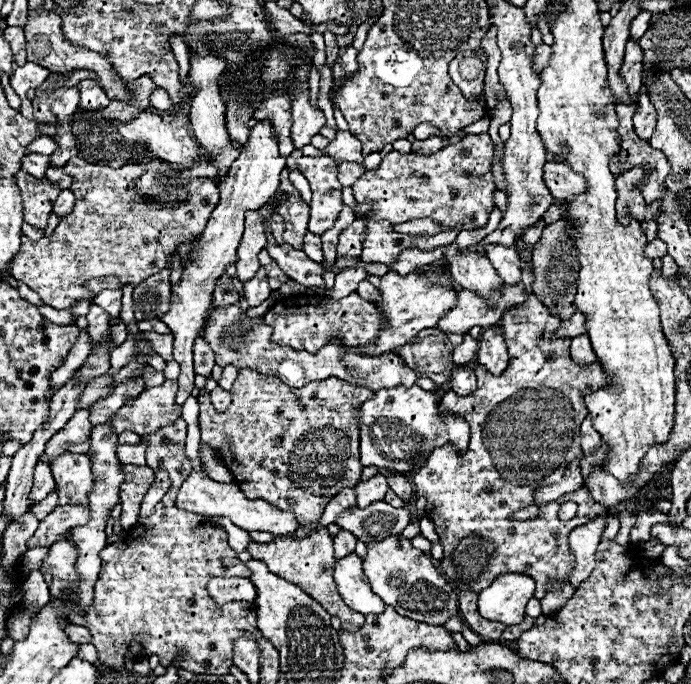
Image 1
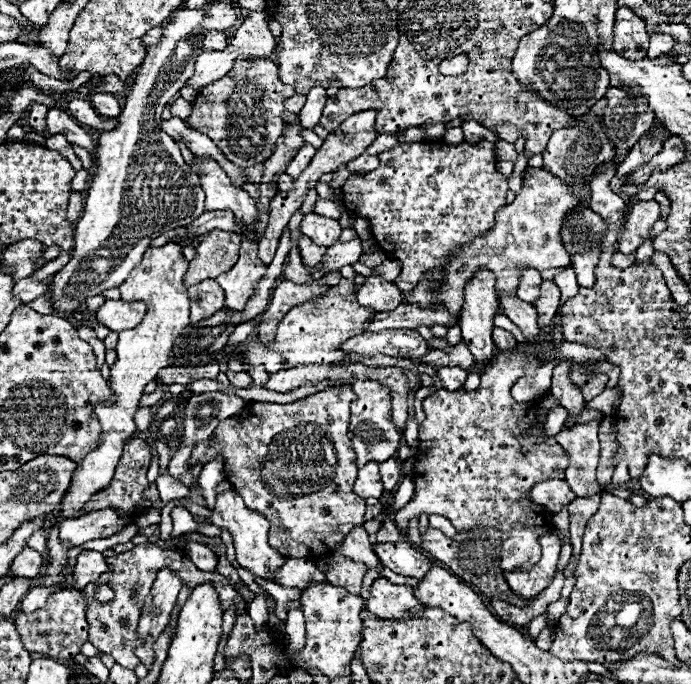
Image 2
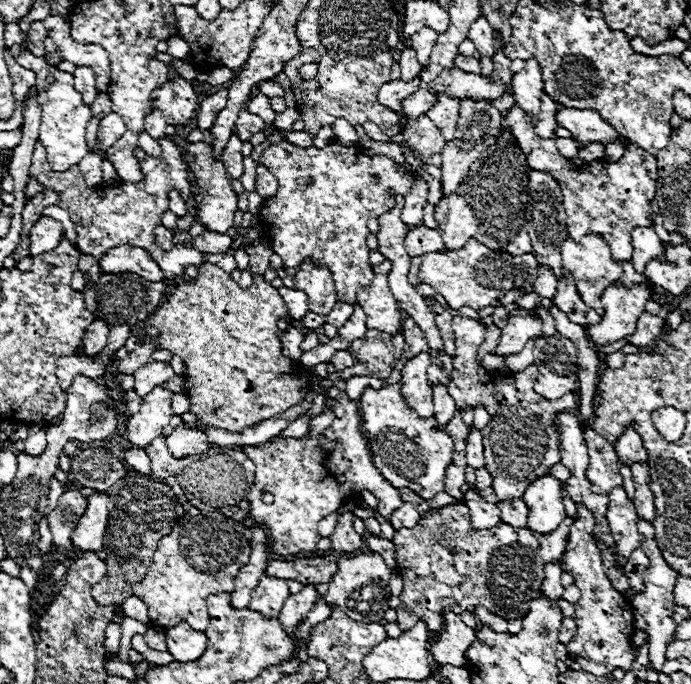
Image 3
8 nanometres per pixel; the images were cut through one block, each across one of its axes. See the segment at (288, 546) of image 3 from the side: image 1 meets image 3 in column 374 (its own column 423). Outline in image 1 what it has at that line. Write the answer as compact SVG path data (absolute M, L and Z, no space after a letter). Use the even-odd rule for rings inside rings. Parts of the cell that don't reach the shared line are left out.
M530 294L524 304L504 314L502 328L506 332L506 344L510 350L510 364L502 376L492 376L486 368L476 366L478 390L472 396L444 394L440 408L452 414L460 414L470 424L470 446L464 456L454 452L454 446L446 444L436 448L426 466L414 474L416 498L426 498L426 516L434 524L436 534L444 546L442 570L458 590L464 580L452 566L452 552L462 538L478 536L494 544L494 552L486 568L468 584L468 590L480 592L492 584L500 574L524 574L534 578L534 598L544 598L548 578L566 580L572 564L568 548L568 534L594 520L598 514L608 514L608 508L588 496L588 510L562 522L558 520L558 508L562 502L572 500L572 494L564 494L554 502L542 504L536 520L512 520L514 512L534 504L534 492L544 486L552 486L562 480L568 464L582 456L580 450L580 424L586 418L584 396L606 388L612 380L606 376L598 362L578 366L568 352L568 344L548 344L552 334L560 328L560 320L550 316L548 308Z

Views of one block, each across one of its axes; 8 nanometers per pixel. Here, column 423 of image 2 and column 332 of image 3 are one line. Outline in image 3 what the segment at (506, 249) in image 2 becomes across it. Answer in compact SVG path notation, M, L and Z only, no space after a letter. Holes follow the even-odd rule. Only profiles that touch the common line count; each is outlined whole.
M310 260L298 266L294 282L296 282L296 288L308 296L310 312L326 316L330 308L336 304L336 288L330 280L330 274L326 270L316 268Z

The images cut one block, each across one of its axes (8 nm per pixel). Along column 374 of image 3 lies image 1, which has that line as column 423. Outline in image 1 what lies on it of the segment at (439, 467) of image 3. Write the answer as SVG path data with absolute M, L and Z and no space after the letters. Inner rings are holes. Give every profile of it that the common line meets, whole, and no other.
M420 386L382 388L360 408L360 460L362 466L390 468L400 474L418 470L426 464L430 452L444 444L454 444L456 452L468 448L470 428L464 418L438 410L440 396Z

